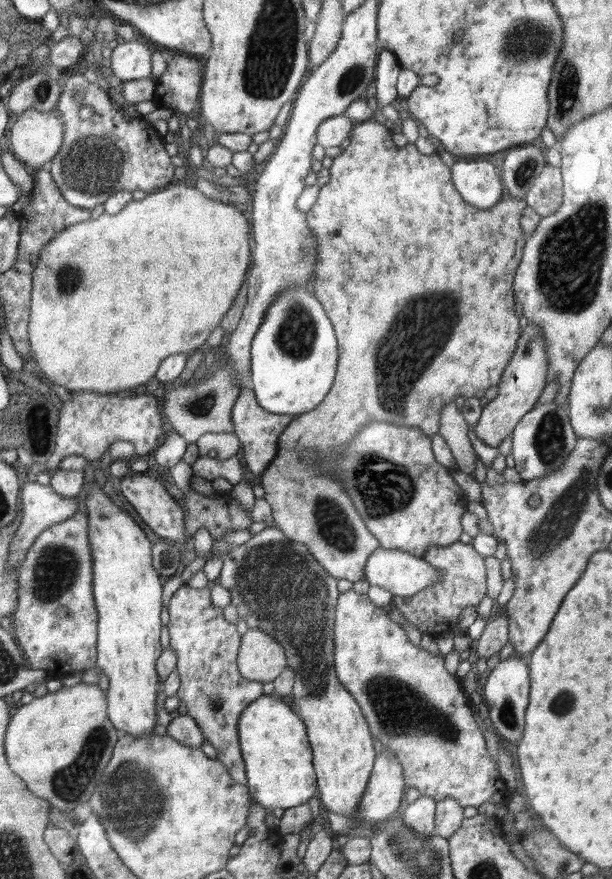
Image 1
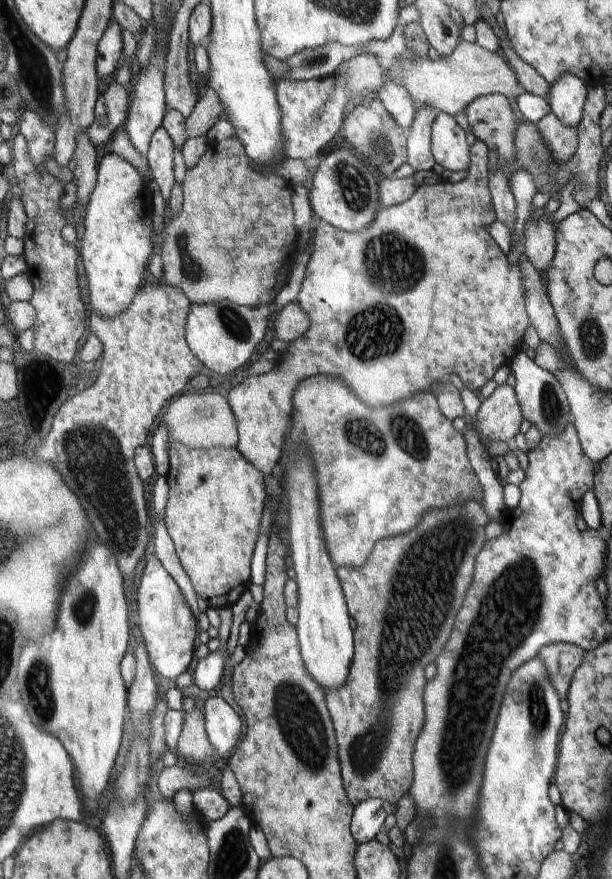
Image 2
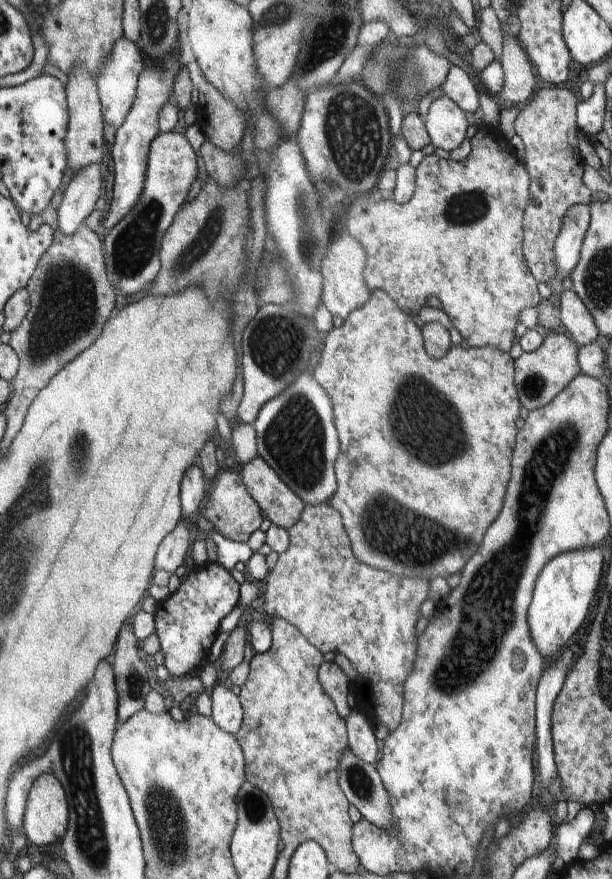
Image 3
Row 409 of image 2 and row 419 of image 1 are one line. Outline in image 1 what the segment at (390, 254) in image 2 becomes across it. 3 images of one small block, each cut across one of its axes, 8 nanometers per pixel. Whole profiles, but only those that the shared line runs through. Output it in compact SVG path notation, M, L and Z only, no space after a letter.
M244 387L239 391L232 407L233 433L240 441L247 469L253 474L257 482L259 482L262 472L266 470L272 458L277 454L277 441L282 429L289 424L293 417L289 414L272 414L264 410L257 403L254 391L250 388Z

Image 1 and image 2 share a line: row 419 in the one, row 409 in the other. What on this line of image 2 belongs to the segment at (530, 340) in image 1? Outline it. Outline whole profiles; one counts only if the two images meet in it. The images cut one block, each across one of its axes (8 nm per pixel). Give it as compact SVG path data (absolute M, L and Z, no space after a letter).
M508 384L498 385L494 392L481 400L481 406L474 420L474 428L480 443L486 442L513 443L520 432L524 417L516 400L516 392Z

